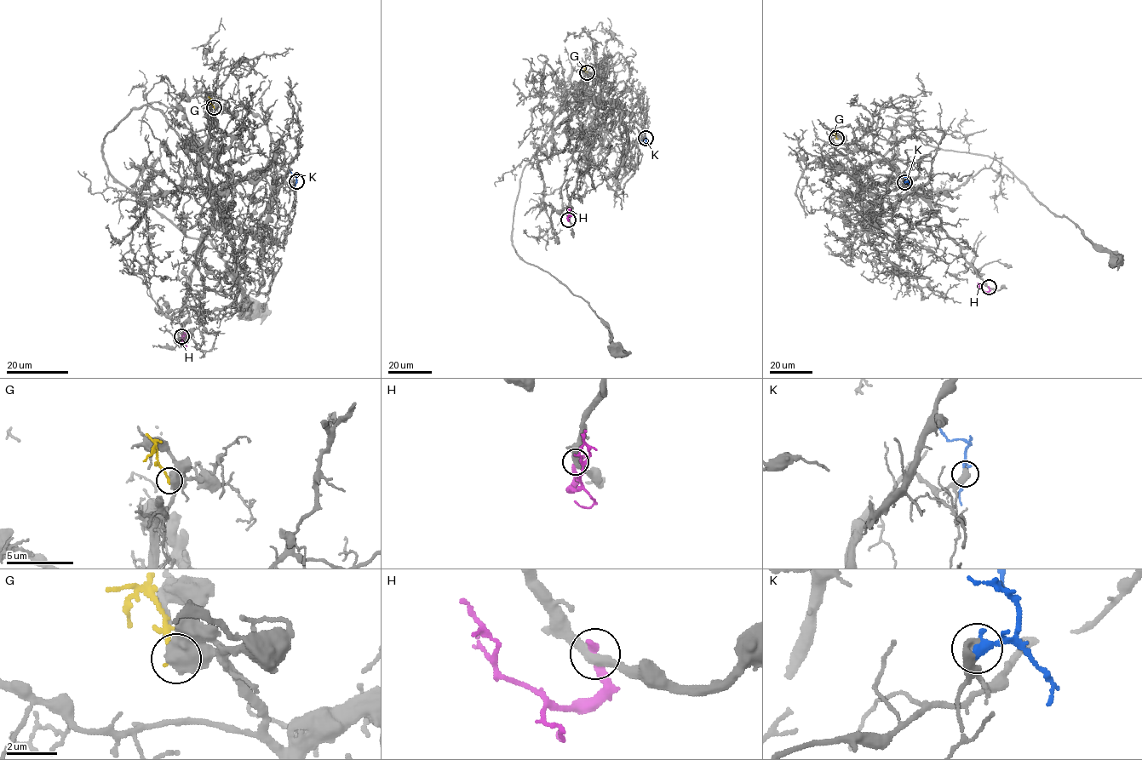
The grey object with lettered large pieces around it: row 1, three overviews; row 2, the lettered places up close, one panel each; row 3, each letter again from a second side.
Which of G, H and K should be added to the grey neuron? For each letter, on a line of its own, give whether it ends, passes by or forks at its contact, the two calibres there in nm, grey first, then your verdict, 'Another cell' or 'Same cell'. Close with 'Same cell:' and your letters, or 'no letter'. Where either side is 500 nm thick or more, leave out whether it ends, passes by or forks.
G: Thickness 750 nm (grey) against 200 nm. Another cell
H: It ends there. Thickness 400 nm (grey) against 420 nm. Another cell
K: It ends there. Thickness 400 nm (grey) against 400 nm. Same cell
Same cell: K

